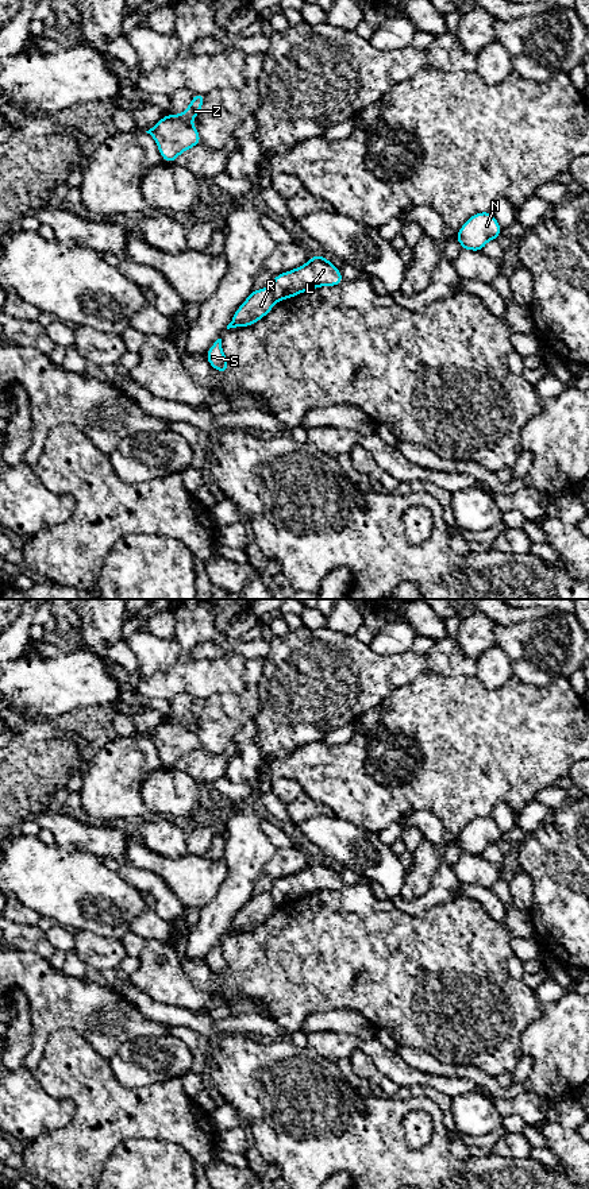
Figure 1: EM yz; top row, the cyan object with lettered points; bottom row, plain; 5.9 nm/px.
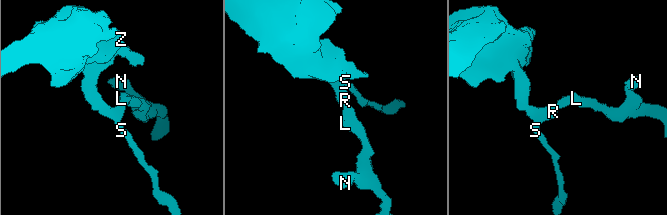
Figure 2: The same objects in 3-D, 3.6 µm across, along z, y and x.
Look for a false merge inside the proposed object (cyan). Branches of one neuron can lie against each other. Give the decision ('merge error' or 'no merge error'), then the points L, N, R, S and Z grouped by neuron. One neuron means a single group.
merge error | L N / R S Z

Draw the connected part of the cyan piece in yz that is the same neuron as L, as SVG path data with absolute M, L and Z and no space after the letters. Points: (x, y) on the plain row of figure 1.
M313 860L301 872L274 881L270 895L276 906L296 902L320 891L338 891L343 887L339 873L323 860Z

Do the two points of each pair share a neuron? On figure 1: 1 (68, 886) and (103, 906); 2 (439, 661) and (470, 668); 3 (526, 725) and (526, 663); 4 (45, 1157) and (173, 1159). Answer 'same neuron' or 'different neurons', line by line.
1: same neuron
2: same neuron
3: different neurons
4: different neurons

